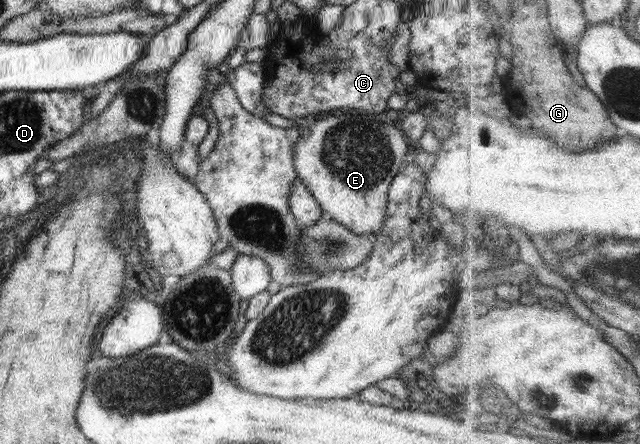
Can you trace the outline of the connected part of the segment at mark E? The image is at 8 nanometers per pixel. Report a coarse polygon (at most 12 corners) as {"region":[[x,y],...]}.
{"region":[[327,114],[292,147],[325,219],[383,227],[409,139],[371,114]]}

